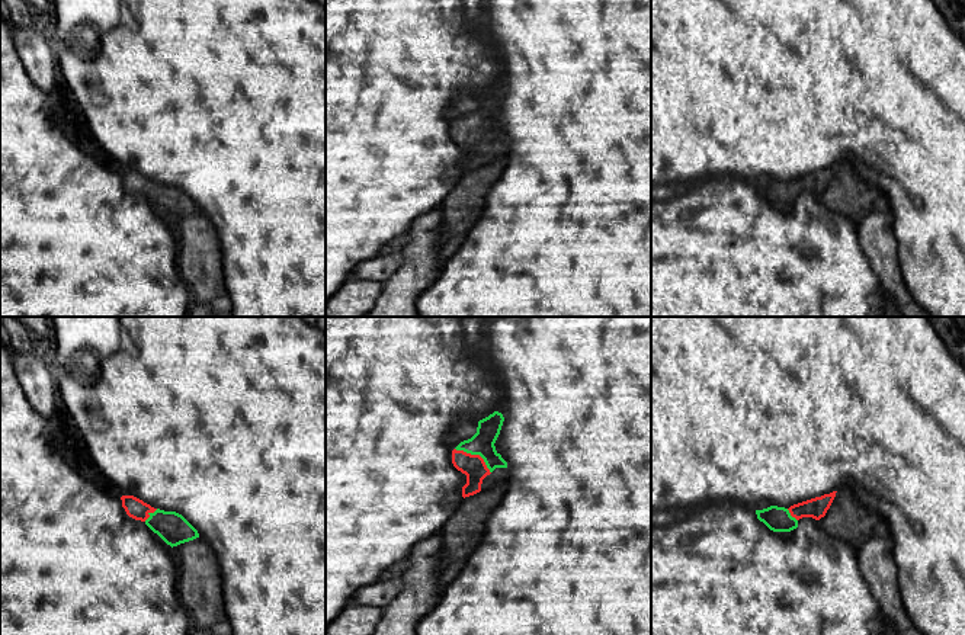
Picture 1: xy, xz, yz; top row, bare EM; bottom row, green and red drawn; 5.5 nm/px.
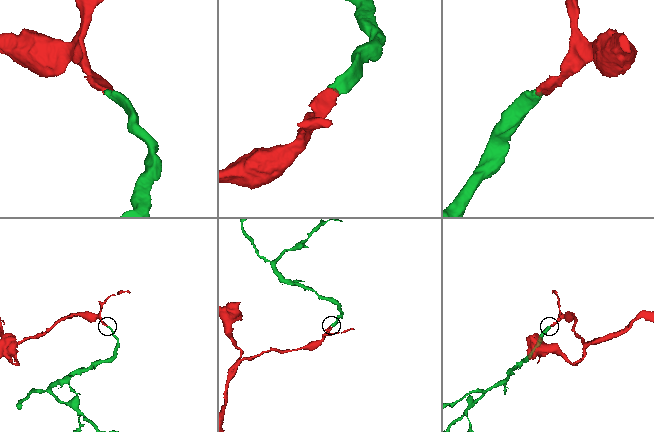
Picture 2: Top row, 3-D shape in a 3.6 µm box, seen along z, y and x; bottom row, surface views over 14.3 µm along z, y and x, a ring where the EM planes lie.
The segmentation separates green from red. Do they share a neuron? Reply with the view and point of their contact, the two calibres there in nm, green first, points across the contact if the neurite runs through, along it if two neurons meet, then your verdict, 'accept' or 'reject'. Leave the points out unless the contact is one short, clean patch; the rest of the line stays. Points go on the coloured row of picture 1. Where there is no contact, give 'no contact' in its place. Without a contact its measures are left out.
contact xz (475, 454); calibres 130 and 130 nm; way xz (481, 443), (475, 454), (474, 467); accept

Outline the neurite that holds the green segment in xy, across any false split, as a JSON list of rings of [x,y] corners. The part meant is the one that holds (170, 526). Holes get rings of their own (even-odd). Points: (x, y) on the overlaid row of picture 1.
[[[122,496],[121,500],[129,517],[144,522],[171,548],[199,538],[198,530],[176,511],[154,509],[134,496]]]

